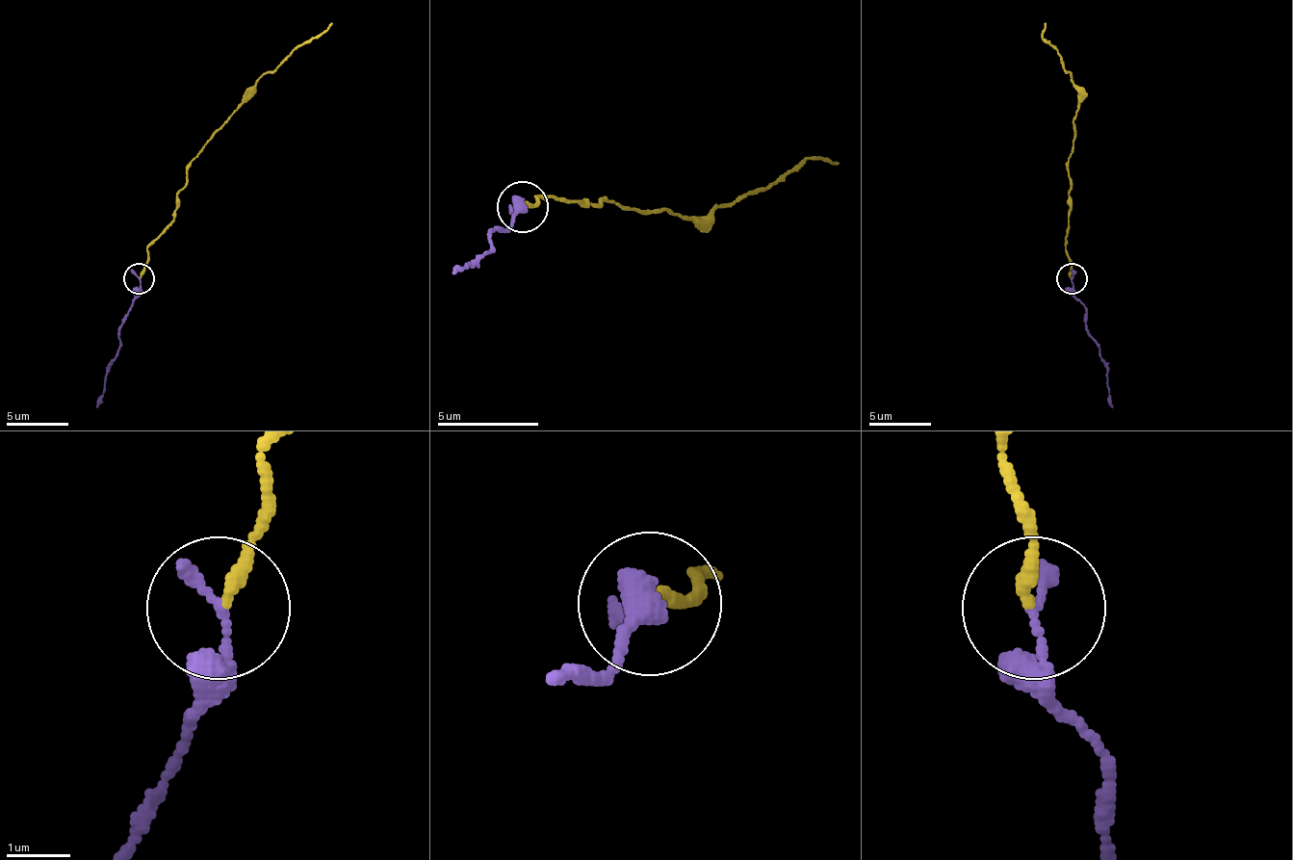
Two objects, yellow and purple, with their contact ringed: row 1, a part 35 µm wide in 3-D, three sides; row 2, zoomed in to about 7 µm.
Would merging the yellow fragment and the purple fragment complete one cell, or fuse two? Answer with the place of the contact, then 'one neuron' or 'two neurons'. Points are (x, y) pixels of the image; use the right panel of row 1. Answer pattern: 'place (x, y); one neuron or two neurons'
place (1072, 278); one neuron

